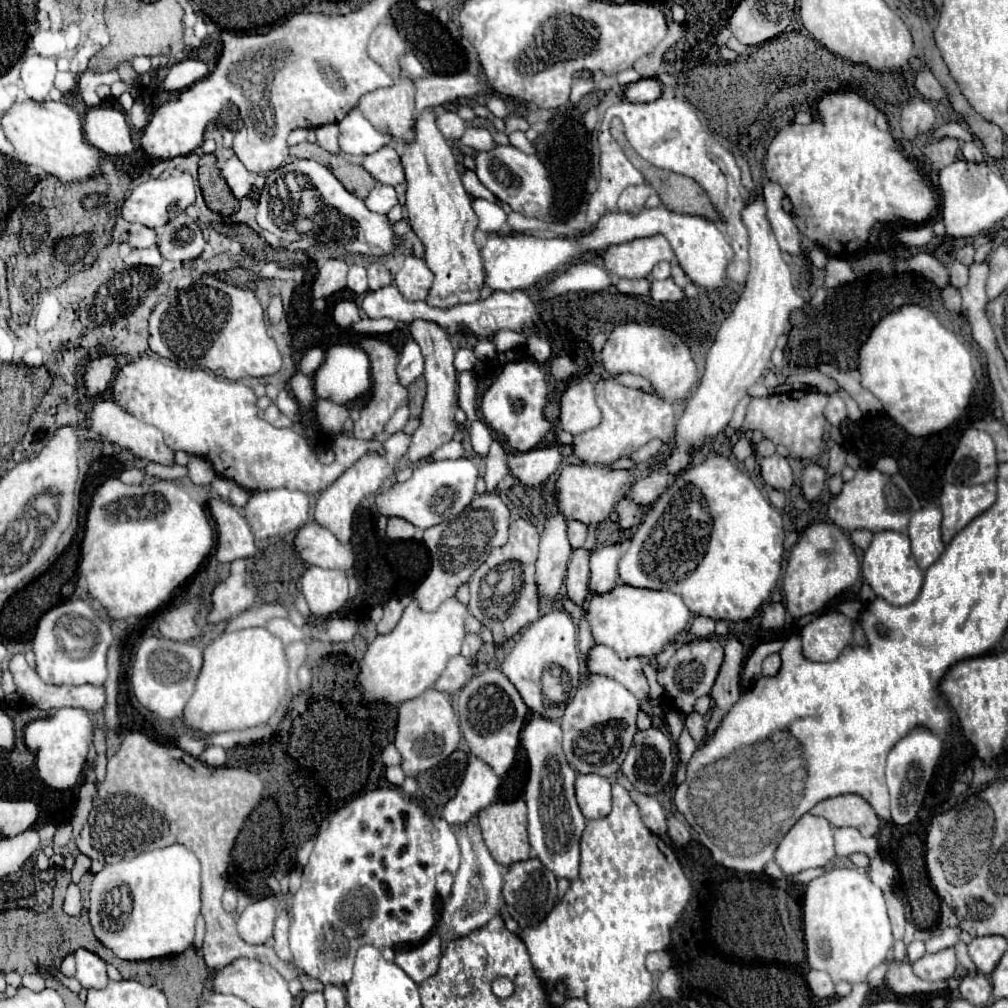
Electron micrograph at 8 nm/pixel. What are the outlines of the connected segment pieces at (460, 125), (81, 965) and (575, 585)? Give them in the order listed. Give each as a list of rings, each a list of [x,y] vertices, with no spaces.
[[[449,110],[437,112],[435,122],[447,140],[459,140],[467,128],[467,124],[457,116],[457,112],[449,112]]]
[[[85,948],[75,950],[75,962],[77,962],[77,974],[75,978],[81,982],[83,988],[105,988],[109,978],[105,970],[105,962]]]
[[[573,548],[573,556],[567,570],[567,596],[575,604],[583,604],[585,596],[589,592],[589,550],[585,548]]]

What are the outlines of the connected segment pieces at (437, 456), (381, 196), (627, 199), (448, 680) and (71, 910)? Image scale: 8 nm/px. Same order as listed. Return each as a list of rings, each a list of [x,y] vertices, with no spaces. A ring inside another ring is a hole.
[[[451,440],[451,442],[443,444],[441,448],[437,448],[429,458],[431,458],[431,460],[445,460],[445,458],[461,458],[461,456],[463,456],[463,446],[461,446],[461,442]]]
[[[375,184],[375,188],[369,192],[365,204],[367,204],[367,208],[369,208],[371,212],[387,214],[393,206],[399,204],[399,200],[397,200],[397,192],[395,192],[393,186]]]
[[[637,184],[637,186],[629,186],[623,190],[623,194],[619,196],[617,202],[617,210],[619,212],[641,212],[645,208],[645,200],[649,196],[649,186],[647,184]]]
[[[455,656],[449,660],[445,672],[439,676],[439,680],[435,682],[435,690],[453,694],[457,690],[463,688],[463,684],[467,682],[467,678],[473,676],[473,664],[469,658],[465,656]]]
[[[71,884],[67,888],[67,896],[65,896],[65,902],[63,902],[63,912],[69,914],[69,916],[79,916],[81,910],[83,910],[83,906],[81,906],[79,888],[75,884]]]

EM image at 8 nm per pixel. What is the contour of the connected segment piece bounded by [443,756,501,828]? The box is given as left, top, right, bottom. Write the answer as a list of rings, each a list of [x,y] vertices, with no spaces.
[[[471,756],[457,794],[443,808],[443,818],[455,828],[465,828],[479,810],[497,800],[500,784],[501,779],[483,760]]]

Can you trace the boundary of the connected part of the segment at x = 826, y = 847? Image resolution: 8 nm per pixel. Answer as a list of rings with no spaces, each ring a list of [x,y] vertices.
[[[803,814],[795,826],[783,836],[783,840],[779,842],[777,850],[775,850],[775,862],[777,866],[787,874],[787,876],[795,876],[807,868],[817,868],[817,866],[827,866],[829,862],[835,860],[835,850],[833,850],[833,826],[821,818],[821,816],[813,816],[813,814]]]

